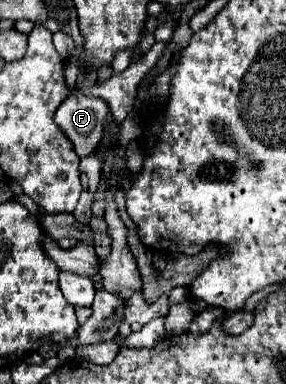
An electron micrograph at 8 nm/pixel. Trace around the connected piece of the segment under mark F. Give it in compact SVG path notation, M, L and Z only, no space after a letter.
M74 93L58 107L58 111L54 115L54 121L62 129L62 133L72 141L76 155L78 157L88 157L88 155L96 155L98 147L102 145L104 125L108 123L108 115L110 115L110 109L108 109L108 103L104 99Z

